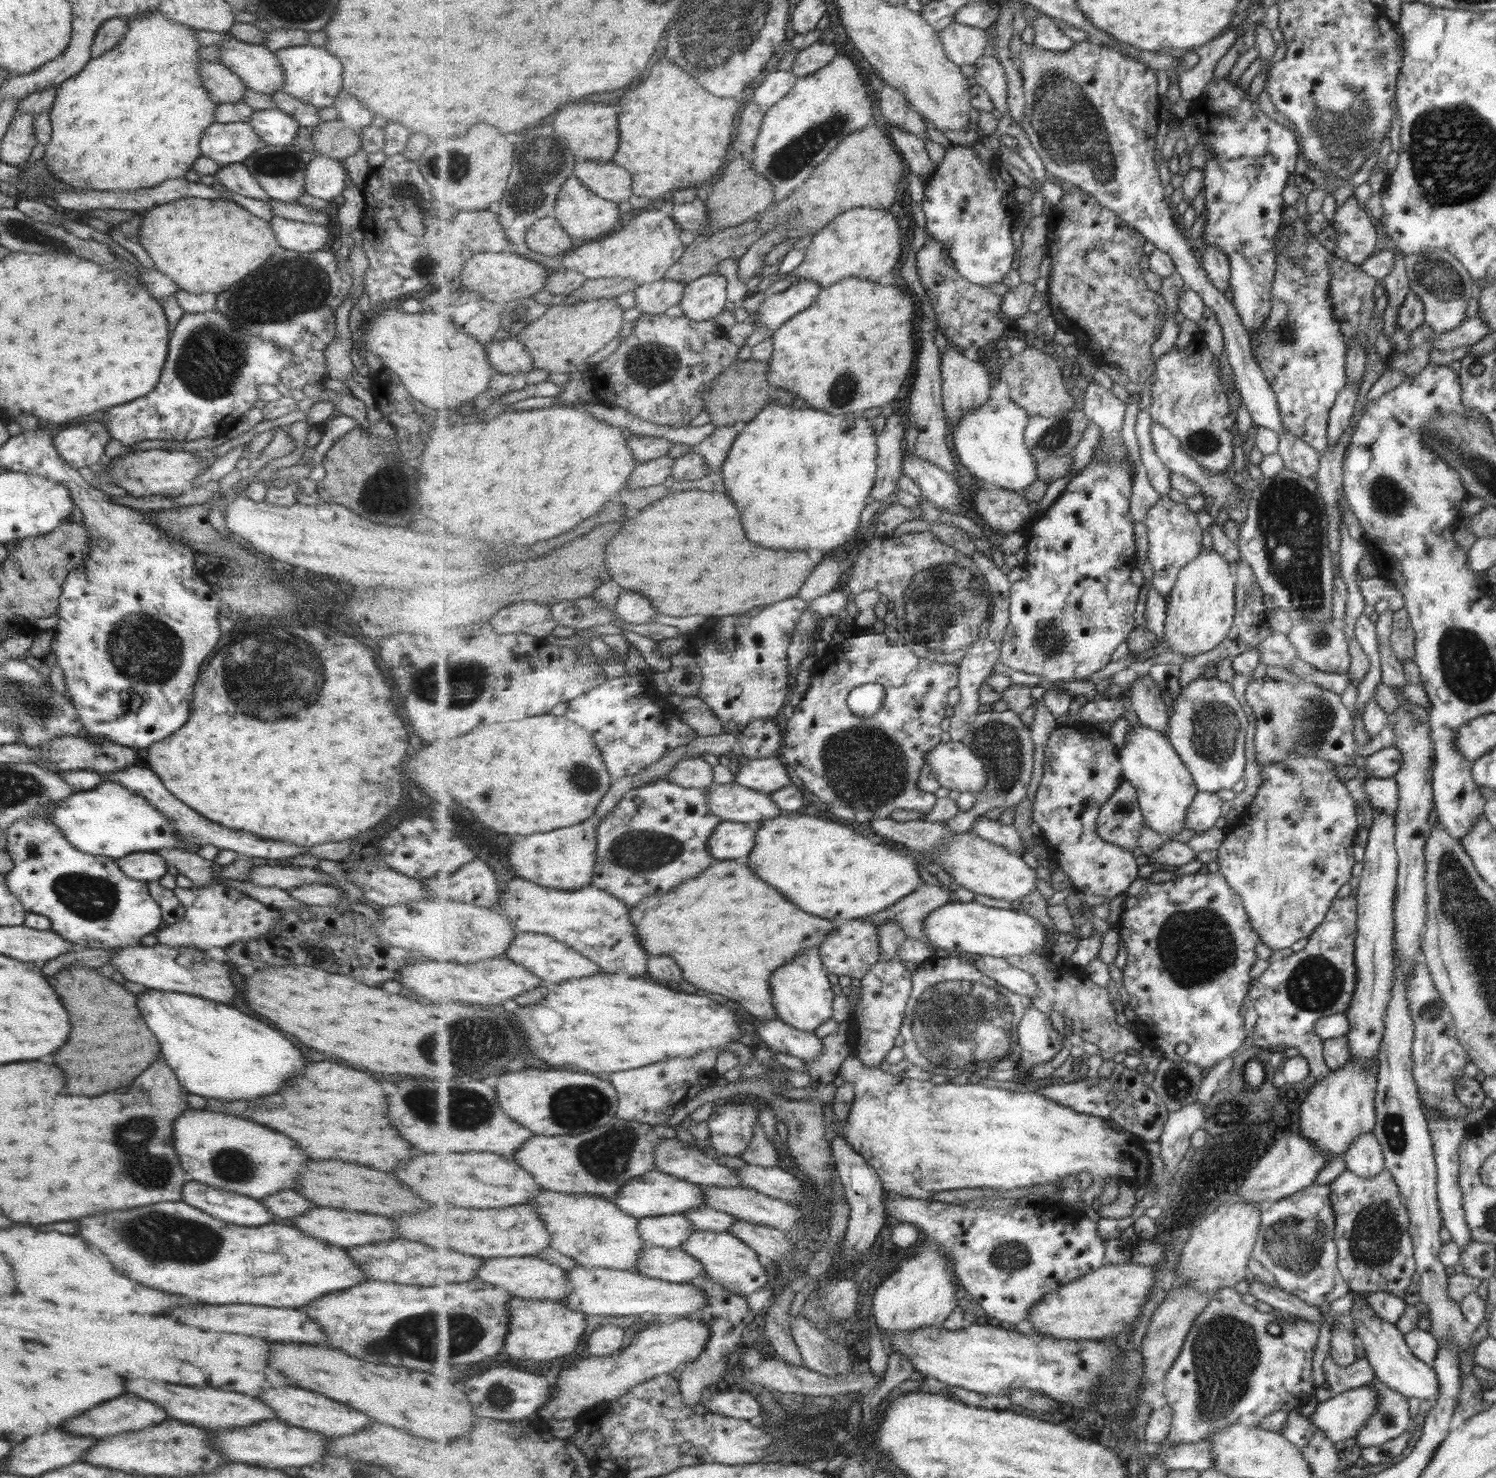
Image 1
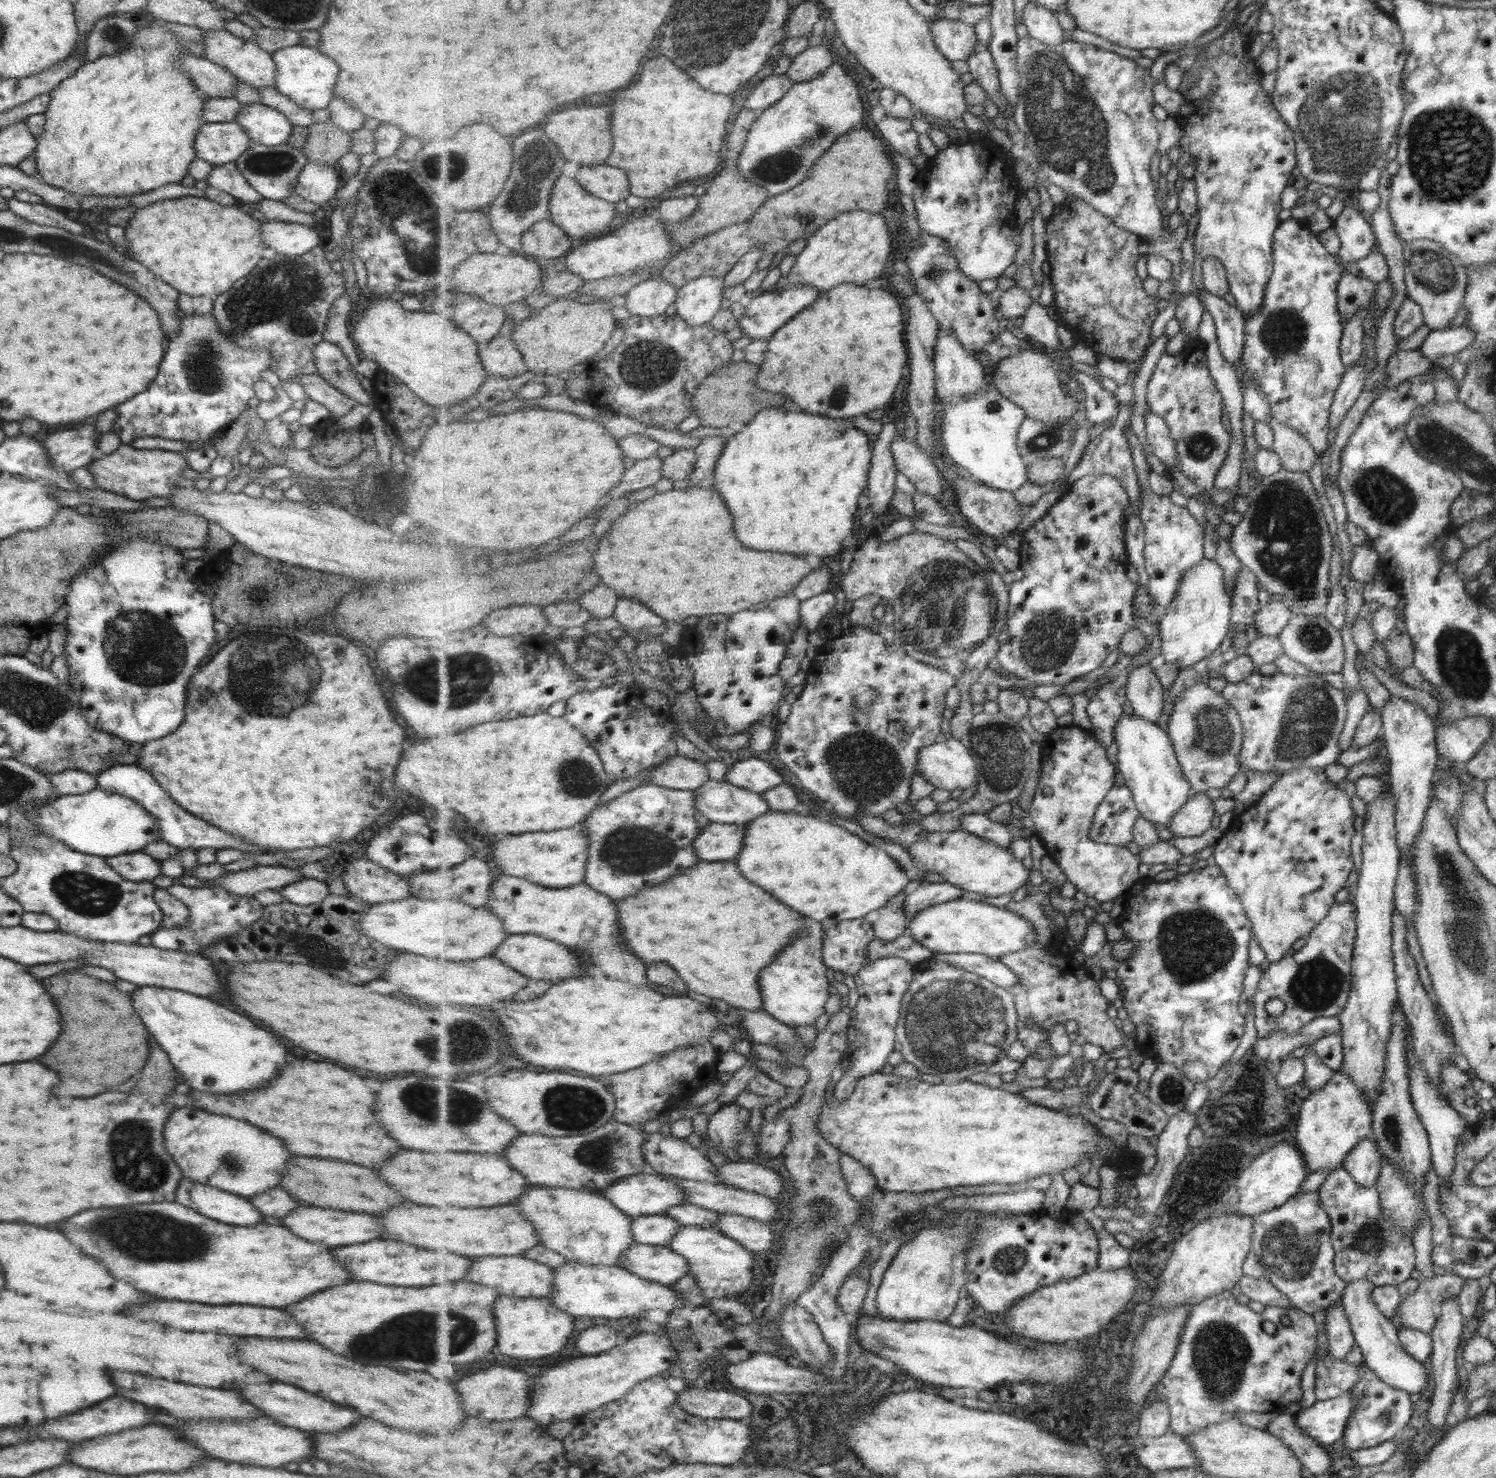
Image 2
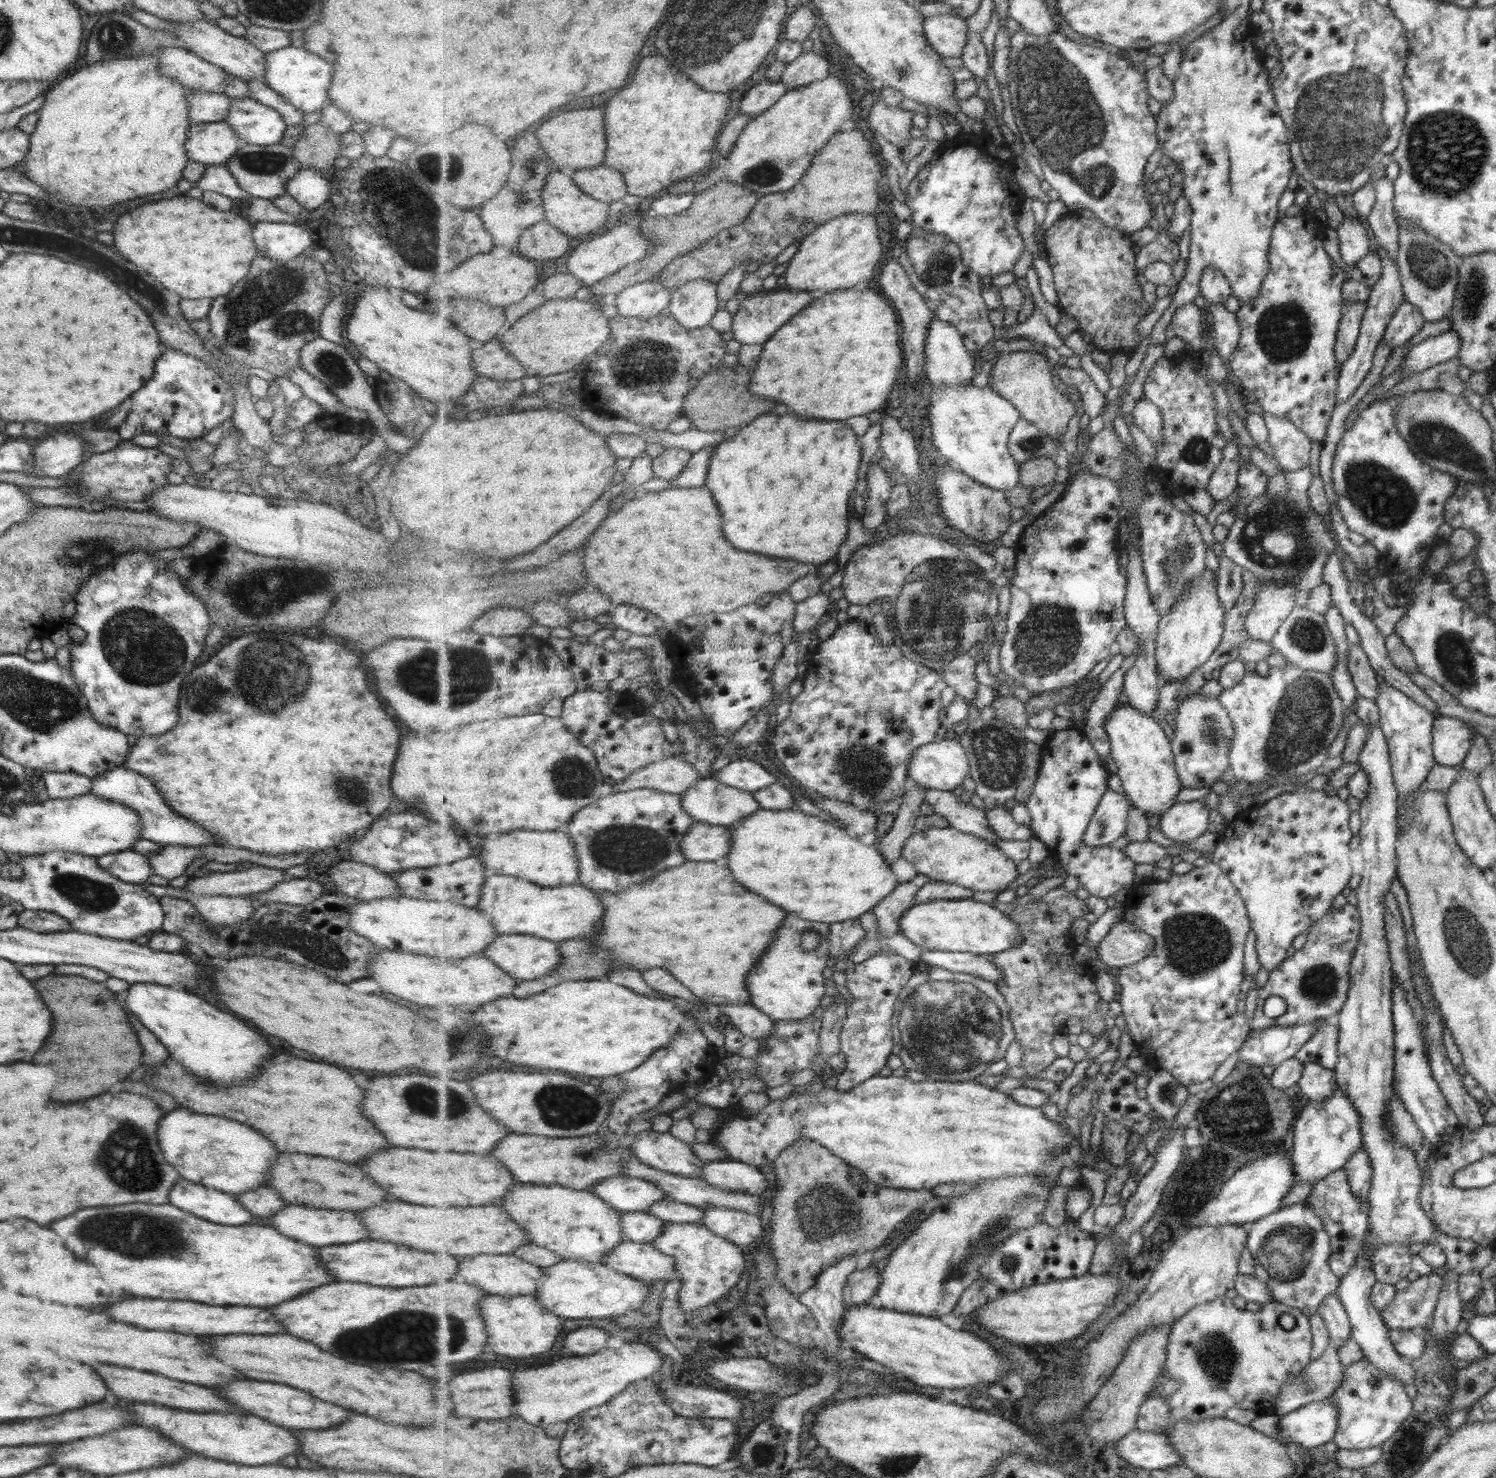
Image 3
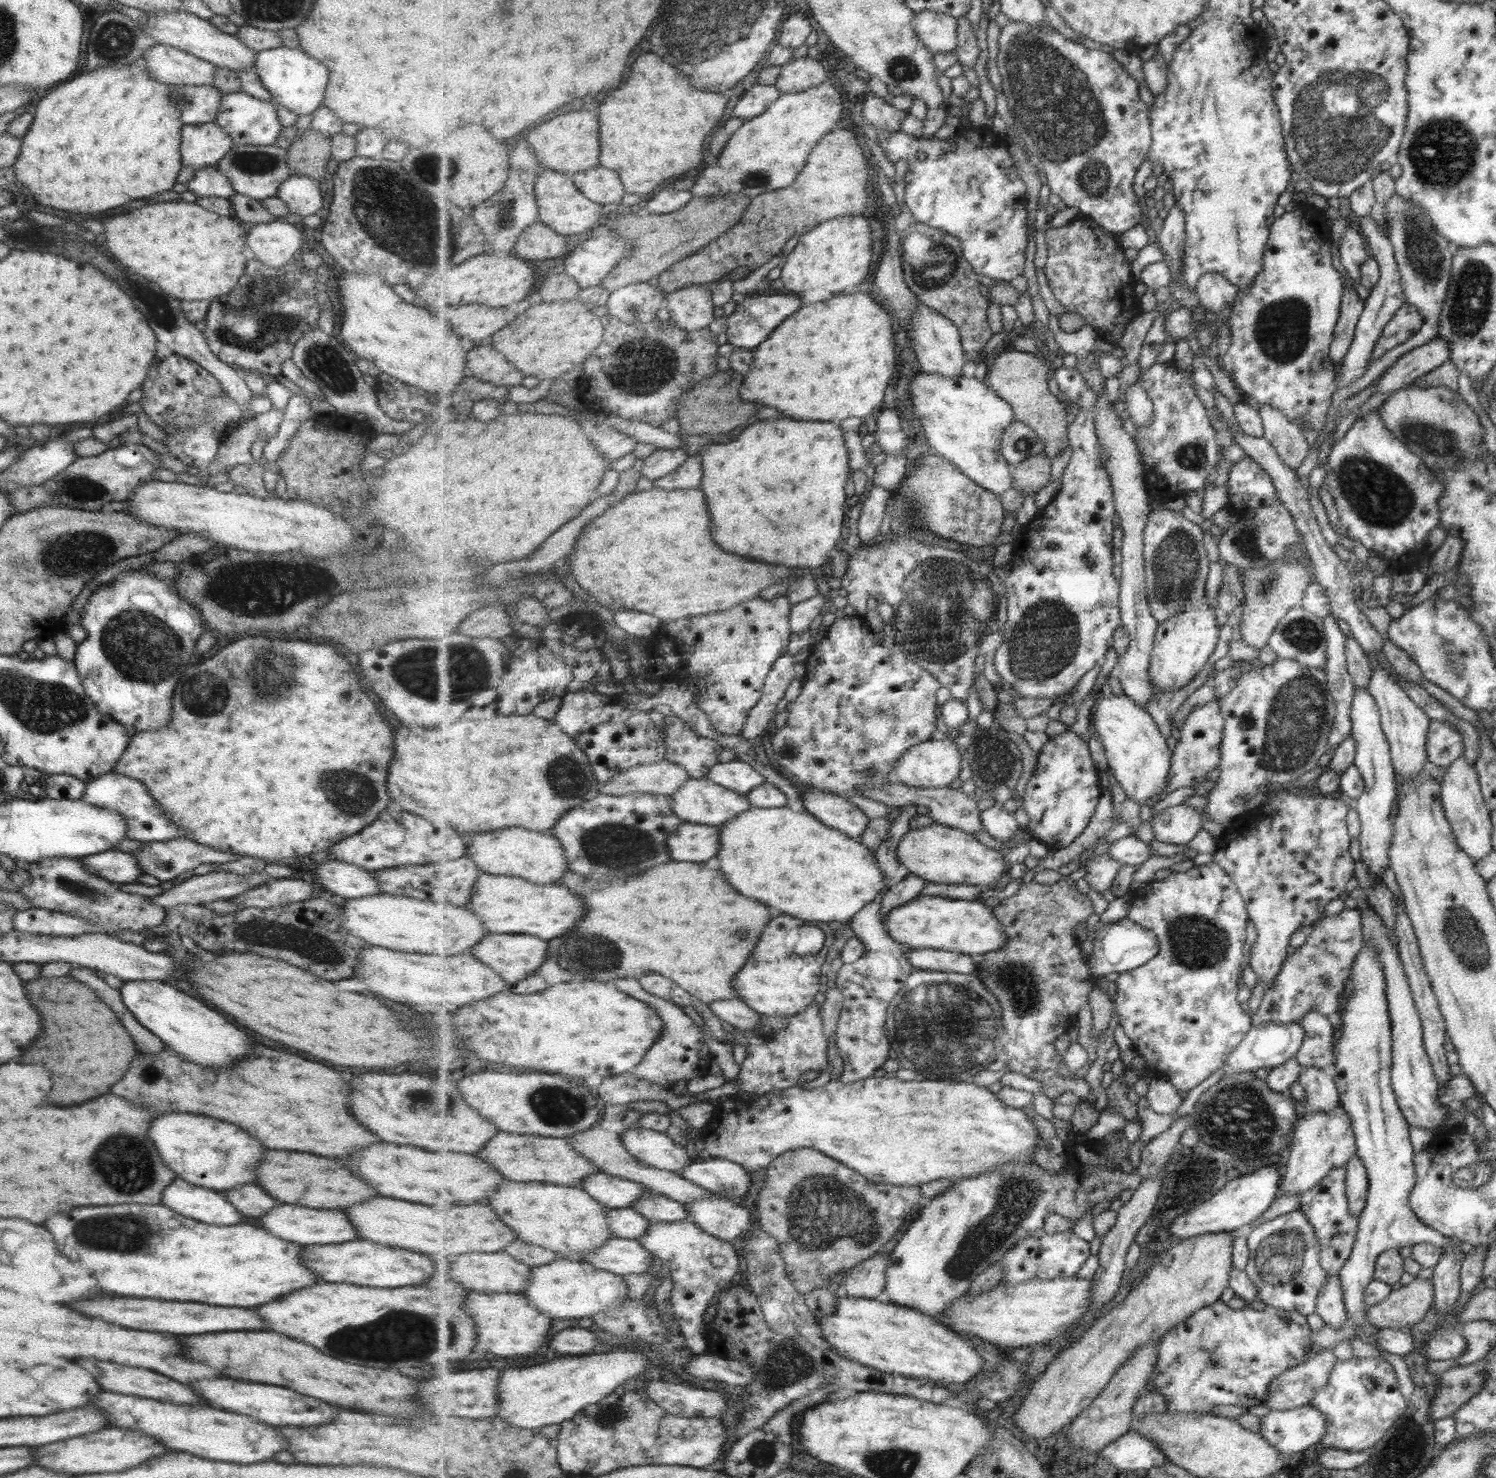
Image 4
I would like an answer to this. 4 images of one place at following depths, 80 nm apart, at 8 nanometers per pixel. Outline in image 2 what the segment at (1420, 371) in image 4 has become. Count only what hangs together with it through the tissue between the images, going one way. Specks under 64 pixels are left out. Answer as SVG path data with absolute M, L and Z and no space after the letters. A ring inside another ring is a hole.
M1464 324L1446 329L1430 330L1418 347L1419 353L1425 356L1429 363L1442 356L1455 355L1470 345L1474 332Z

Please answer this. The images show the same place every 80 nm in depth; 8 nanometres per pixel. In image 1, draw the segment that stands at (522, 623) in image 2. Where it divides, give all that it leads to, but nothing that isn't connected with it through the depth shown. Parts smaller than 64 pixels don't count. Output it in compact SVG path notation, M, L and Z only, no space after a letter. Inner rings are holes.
M529 601L506 606L489 621L499 634L523 632L541 639L551 634L558 625L552 613L552 605Z

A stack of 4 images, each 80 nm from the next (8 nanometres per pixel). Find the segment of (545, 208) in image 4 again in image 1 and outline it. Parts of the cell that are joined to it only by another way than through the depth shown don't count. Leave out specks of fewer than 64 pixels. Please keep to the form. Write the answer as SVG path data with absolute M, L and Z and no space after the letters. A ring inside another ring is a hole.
M576 176L569 177L558 194L557 204L553 216L565 227L570 235L575 238L597 241L605 236L613 234L615 224L620 220L626 220L627 216L619 210L616 202L601 195L595 194L588 186L585 186Z

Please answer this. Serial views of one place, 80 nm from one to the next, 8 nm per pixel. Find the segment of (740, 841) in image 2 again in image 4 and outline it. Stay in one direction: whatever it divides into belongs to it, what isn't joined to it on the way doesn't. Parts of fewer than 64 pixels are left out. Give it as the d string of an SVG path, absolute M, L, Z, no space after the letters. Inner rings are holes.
M683 821L668 842L675 861L705 863L721 852L721 827Z

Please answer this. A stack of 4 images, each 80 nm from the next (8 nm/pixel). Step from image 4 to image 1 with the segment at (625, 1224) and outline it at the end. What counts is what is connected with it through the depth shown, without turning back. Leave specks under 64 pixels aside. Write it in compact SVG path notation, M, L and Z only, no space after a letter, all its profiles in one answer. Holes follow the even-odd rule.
M684 1213L639 1219L638 1229L649 1246L672 1249L680 1247L697 1230Z

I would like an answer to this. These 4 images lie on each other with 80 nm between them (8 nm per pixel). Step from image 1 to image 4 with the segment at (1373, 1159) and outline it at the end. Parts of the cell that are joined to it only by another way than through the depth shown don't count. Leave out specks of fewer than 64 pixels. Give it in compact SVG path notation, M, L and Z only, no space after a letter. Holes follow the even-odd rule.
M1354 1154L1344 1164L1344 1191L1350 1214L1359 1214L1364 1207L1367 1192L1367 1175L1359 1160Z

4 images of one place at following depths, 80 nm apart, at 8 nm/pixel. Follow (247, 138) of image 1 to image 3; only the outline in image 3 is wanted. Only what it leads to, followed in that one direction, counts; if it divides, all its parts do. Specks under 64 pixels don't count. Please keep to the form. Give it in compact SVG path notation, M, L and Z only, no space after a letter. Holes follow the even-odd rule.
M223 121L189 125L185 131L187 160L203 165L224 164L242 143Z

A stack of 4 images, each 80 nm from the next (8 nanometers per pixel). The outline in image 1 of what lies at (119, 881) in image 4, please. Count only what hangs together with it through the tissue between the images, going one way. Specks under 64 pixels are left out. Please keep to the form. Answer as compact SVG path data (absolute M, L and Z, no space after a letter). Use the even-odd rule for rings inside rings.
M135 852L114 859L115 865L127 878L137 881L157 881L167 872L167 863L152 852Z

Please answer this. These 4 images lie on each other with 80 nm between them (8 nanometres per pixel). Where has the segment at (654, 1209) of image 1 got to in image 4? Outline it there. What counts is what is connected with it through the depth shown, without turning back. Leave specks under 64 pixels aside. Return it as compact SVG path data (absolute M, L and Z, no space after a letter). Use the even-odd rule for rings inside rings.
M605 1173L585 1177L581 1187L610 1209L632 1208L633 1203L643 1193L649 1191L644 1184Z

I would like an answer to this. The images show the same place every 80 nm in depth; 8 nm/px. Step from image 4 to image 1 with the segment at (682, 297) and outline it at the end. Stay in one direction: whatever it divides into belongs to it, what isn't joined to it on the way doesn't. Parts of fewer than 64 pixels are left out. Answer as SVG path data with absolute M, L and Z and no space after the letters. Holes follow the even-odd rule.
M719 274L705 275L686 285L680 306L687 317L705 321L719 316L727 304L727 277Z

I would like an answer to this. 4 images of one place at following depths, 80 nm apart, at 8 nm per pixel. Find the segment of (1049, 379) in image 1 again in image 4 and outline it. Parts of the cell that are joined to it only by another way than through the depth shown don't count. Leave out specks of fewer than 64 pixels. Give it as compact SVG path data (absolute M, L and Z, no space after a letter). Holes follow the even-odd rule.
M1013 350L1002 352L994 360L985 377L985 384L996 392L997 395L1012 403L1016 411L1016 420L1019 420L1033 428L1035 433L1045 444L1044 453L1049 458L1055 458L1063 454L1070 447L1068 435L1070 424L1067 422L1067 410L1065 404L1059 401L1057 396L1049 389L1050 362L1040 354L1030 354Z

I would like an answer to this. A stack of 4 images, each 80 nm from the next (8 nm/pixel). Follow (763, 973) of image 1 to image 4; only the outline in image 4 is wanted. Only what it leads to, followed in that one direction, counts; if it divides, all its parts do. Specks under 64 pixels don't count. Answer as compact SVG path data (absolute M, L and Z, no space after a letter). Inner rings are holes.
M669 862L635 875L635 880L631 877L621 877L611 882L585 879L582 874L571 872L557 884L575 890L577 895L581 895L581 899L587 900L587 918L576 924L577 930L573 930L573 934L548 941L549 952L545 964L537 973L524 981L516 982L511 987L513 993L540 993L562 982L610 983L619 978L641 978L649 974L651 968L651 972L673 978L679 986L703 1002L740 998L734 986L737 980L735 974L743 968L745 960L751 957L755 944L759 942L759 934L771 922L771 912L767 906L753 898L741 896L727 882L723 872L699 862Z

